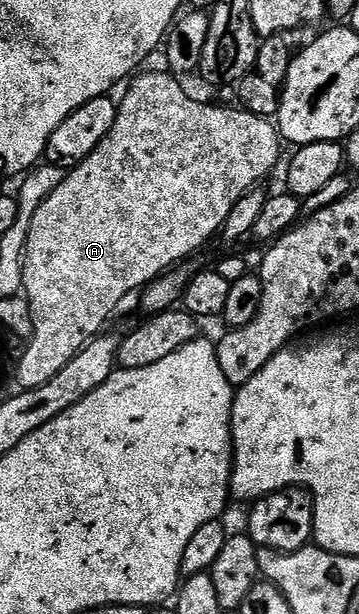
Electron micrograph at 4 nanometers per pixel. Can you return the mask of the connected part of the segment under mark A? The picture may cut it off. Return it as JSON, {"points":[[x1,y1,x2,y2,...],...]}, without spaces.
{"points":[[166,71,146,73,143,77,137,77,135,76,129,82,129,85,131,84,130,94,120,101,116,123,112,127,112,131,108,131,108,135,100,143,100,147,96,147,96,151,92,151,92,155,88,155,88,159,84,159,84,163,69,170,63,176,60,187,56,187,56,191,52,191,52,195,48,195,48,199,44,199,44,203,40,203,40,207,36,207,36,215,32,215,30,234,26,240,26,262,22,264,22,287,24,296,29,299,32,307,34,334,27,343,28,352,25,354,25,358,16,364,19,390,39,389,44,383,48,383,48,379,52,379,52,375,60,375,60,371,64,371,64,367,68,367,68,363,73,357,105,330,102,328,105,327,106,320,113,315,114,308,129,293,137,294,139,290,162,276,163,273,181,266,185,262,182,260,192,256,201,245,208,244,213,237,216,237,222,224,228,219,228,211,232,211,232,207,236,207,238,200,248,190,262,183,262,180,278,165,278,156,281,155,284,145,273,120,258,117,246,112,241,107,223,107,218,103,205,105,204,102,189,97,182,90,181,83,178,82,181,80]]}

